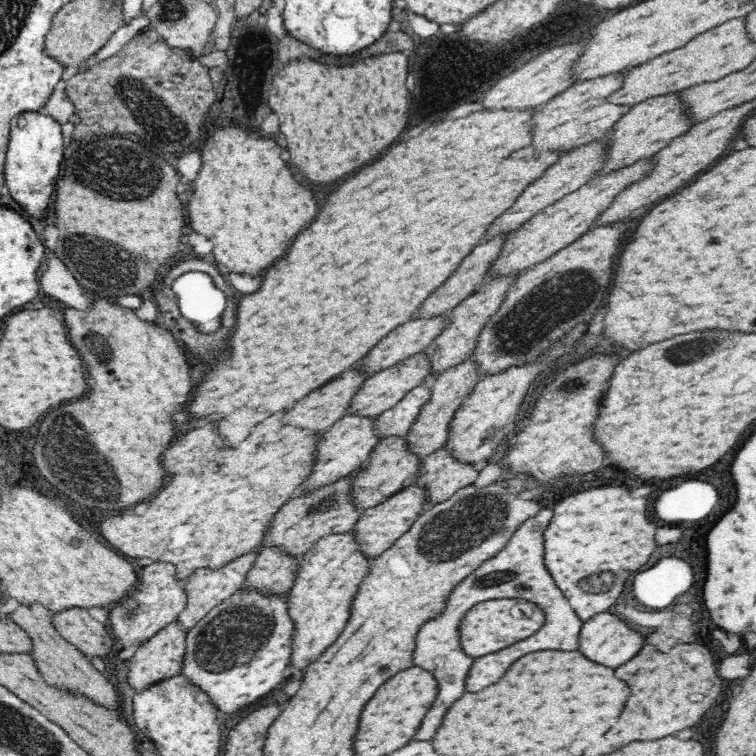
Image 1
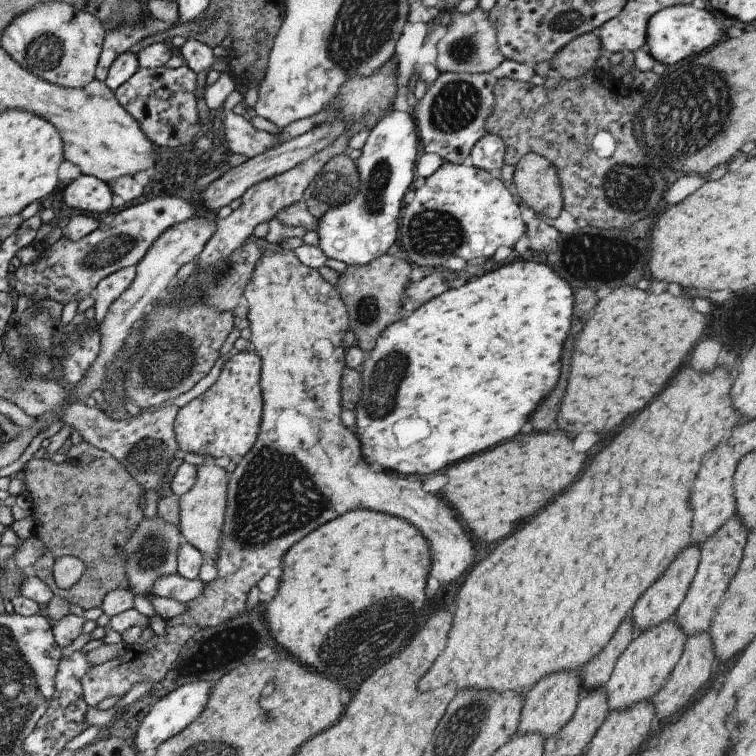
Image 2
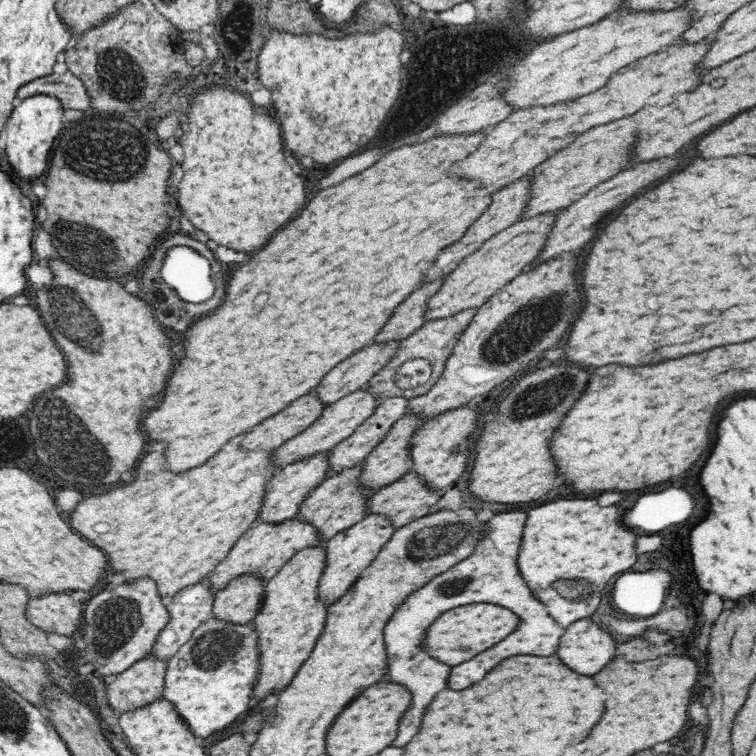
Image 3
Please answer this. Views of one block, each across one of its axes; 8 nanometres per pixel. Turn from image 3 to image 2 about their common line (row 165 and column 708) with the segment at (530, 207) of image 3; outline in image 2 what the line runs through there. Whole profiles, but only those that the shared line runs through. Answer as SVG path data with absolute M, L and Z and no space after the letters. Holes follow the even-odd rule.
M729 518L703 544L701 556L699 556L699 566L697 566L697 572L693 576L693 582L691 582L687 594L685 594L674 612L675 622L677 622L679 630L683 630L685 636L691 636L691 634L699 634L699 632L707 632L709 630L713 608L719 604L719 600L721 600L721 596L723 596L723 592L725 592L731 576L737 570L737 564L741 560L741 552L743 552L747 534L748 532L743 530L743 526L739 526L737 518Z

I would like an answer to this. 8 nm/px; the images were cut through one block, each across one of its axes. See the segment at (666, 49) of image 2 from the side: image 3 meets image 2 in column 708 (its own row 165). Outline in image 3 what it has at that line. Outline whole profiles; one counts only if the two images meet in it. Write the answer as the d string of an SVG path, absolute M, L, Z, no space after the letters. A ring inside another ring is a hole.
M34 94L13 107L12 112L6 120L7 140L5 154L8 162L15 170L15 174L26 180L38 178L48 168L48 148L60 136L62 123L66 121L63 106L55 96L47 94Z

